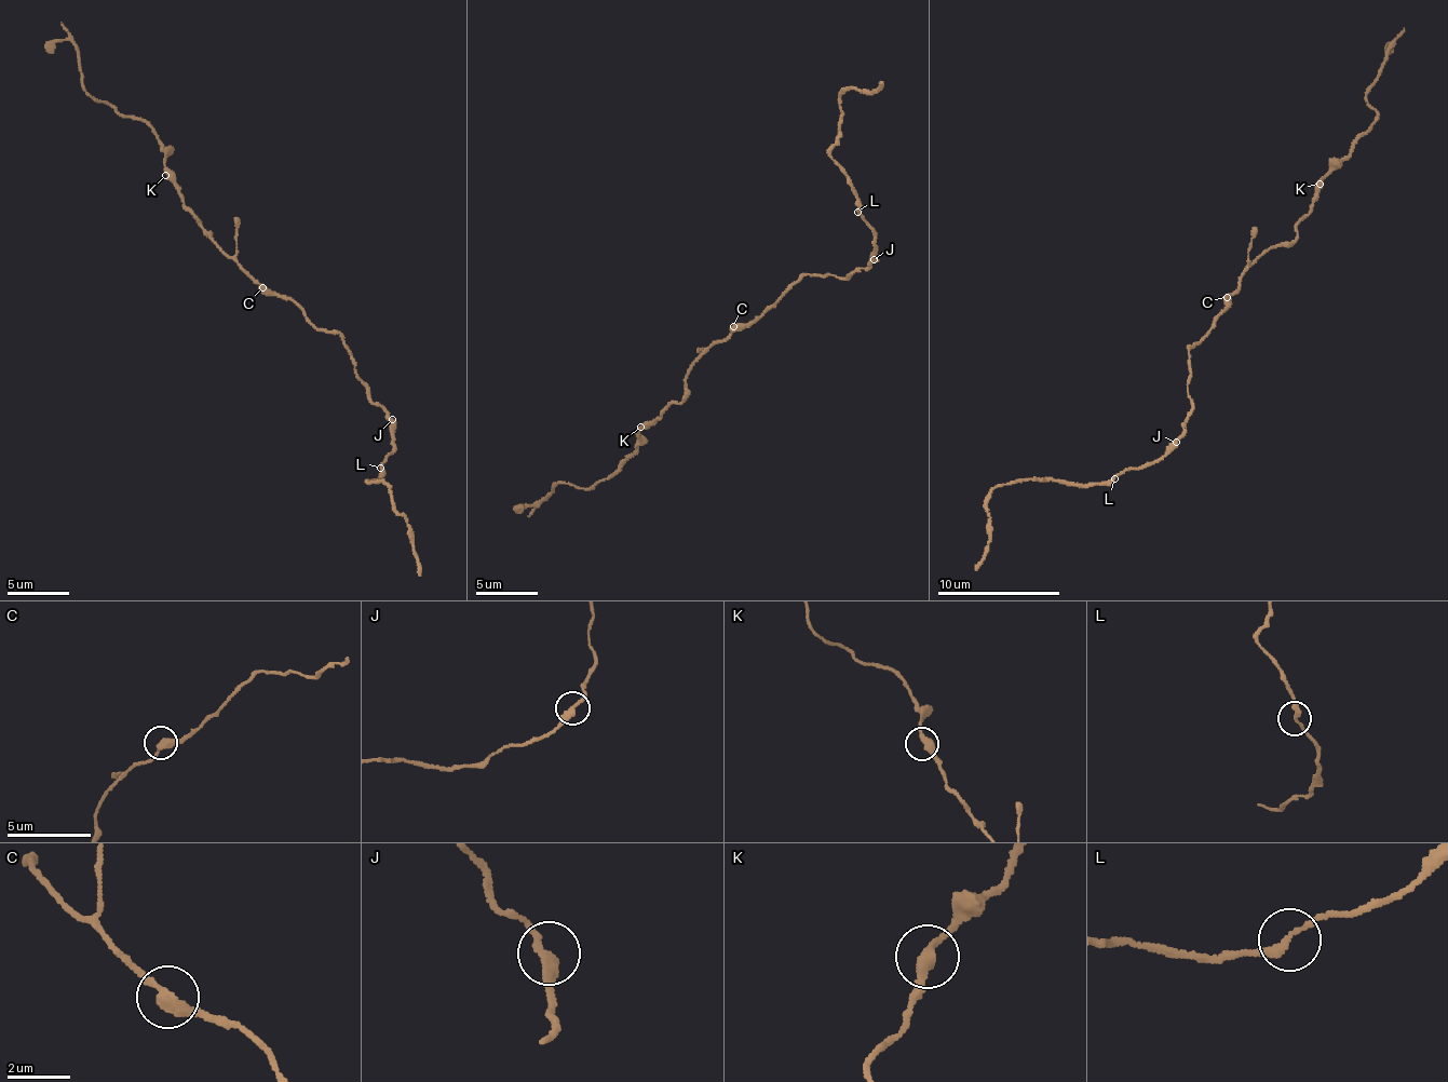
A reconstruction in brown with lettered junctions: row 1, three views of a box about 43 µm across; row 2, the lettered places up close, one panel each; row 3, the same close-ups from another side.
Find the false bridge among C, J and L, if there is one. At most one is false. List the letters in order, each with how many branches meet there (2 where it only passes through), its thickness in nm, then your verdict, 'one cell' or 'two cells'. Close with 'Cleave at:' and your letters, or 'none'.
C: branches 2; calibre 320 nm; one cell
J: branches 2; calibre 320 nm; one cell
L: branches 2; calibre 220 nm; one cell
Cleave at: none

